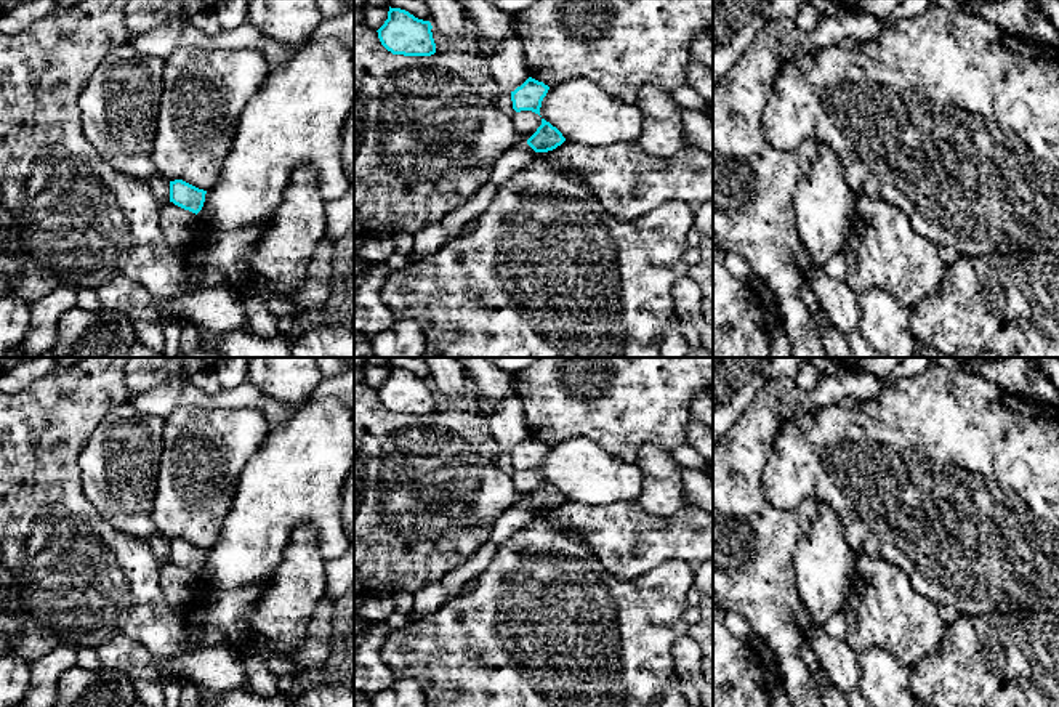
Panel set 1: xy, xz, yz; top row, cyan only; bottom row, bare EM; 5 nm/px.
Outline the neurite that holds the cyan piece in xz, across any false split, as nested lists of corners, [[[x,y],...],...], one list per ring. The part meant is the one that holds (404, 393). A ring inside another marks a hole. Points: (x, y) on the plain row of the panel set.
[[[389,366],[388,378],[376,391],[381,404],[393,414],[431,415],[436,412],[431,388],[429,380]]]

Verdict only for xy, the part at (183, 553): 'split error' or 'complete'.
complete

